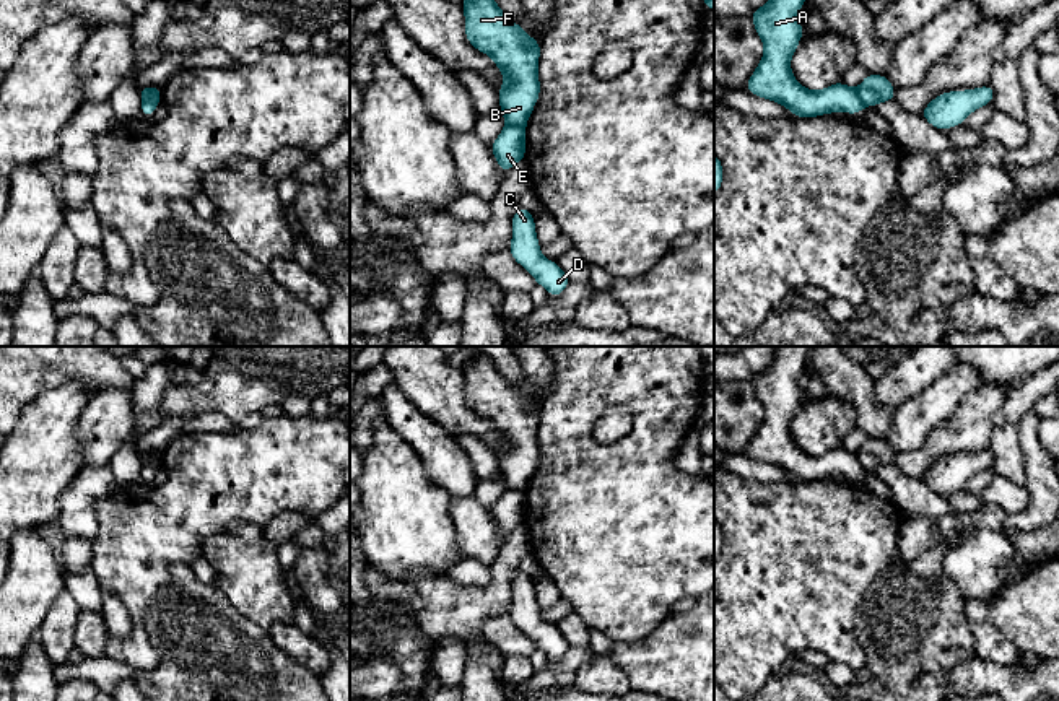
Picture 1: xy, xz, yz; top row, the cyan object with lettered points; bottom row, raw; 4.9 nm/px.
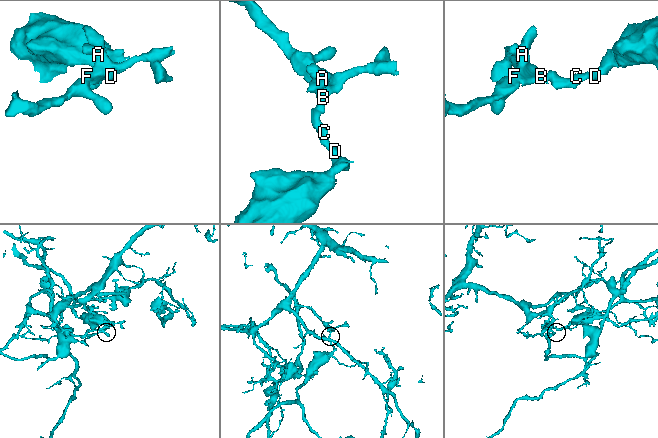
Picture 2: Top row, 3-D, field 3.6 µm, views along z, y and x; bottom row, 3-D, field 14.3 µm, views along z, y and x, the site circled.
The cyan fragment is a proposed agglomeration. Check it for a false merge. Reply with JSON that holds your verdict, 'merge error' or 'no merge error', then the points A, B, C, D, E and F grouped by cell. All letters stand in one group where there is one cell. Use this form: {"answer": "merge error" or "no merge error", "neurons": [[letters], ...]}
{"answer": "merge error", "neurons": [["A", "B", "F"], ["C", "D", "E"]]}

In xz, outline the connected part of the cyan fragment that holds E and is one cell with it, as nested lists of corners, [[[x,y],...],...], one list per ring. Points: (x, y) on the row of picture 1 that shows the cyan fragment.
[[[506,125],[490,146],[498,168],[508,174],[516,163],[525,159],[525,127]]]

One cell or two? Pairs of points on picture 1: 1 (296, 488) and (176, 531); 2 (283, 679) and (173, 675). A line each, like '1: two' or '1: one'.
1: one
2: one

